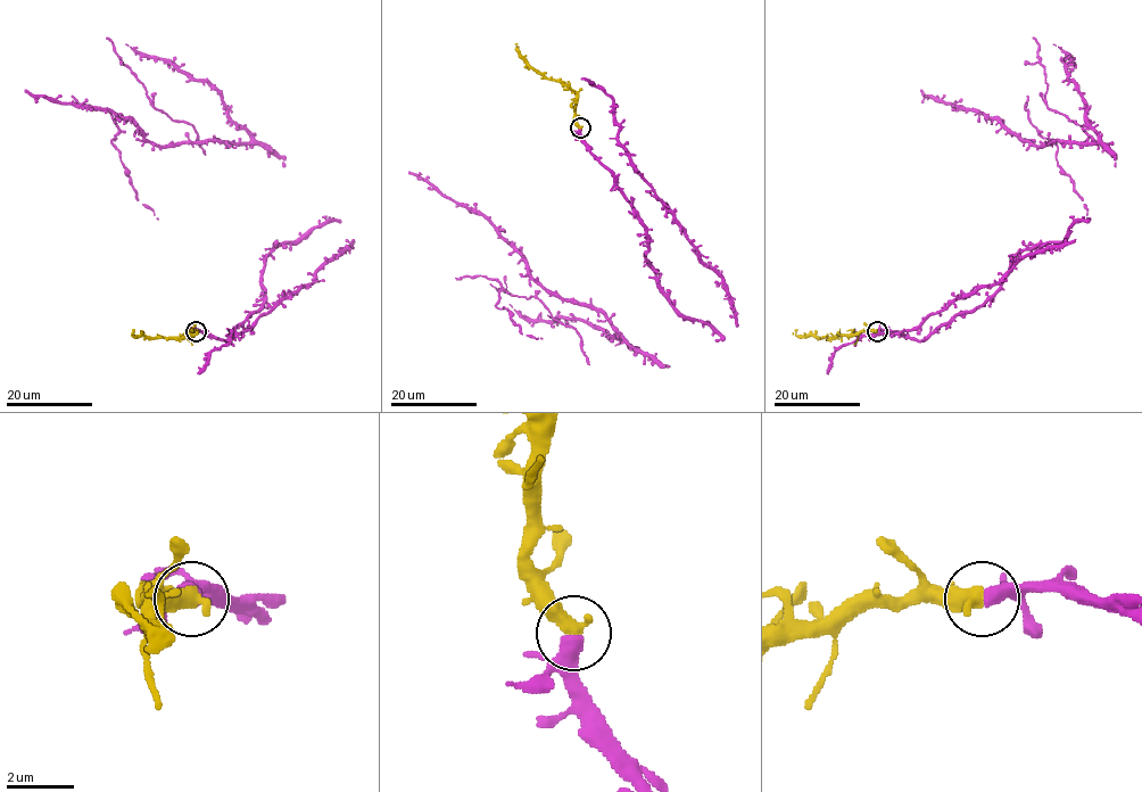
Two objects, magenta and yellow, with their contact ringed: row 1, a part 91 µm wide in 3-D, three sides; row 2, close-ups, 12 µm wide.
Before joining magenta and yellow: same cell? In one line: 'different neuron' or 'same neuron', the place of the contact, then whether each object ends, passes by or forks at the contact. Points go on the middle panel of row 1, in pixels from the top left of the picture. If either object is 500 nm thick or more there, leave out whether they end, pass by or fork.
same neuron | (580, 128)

